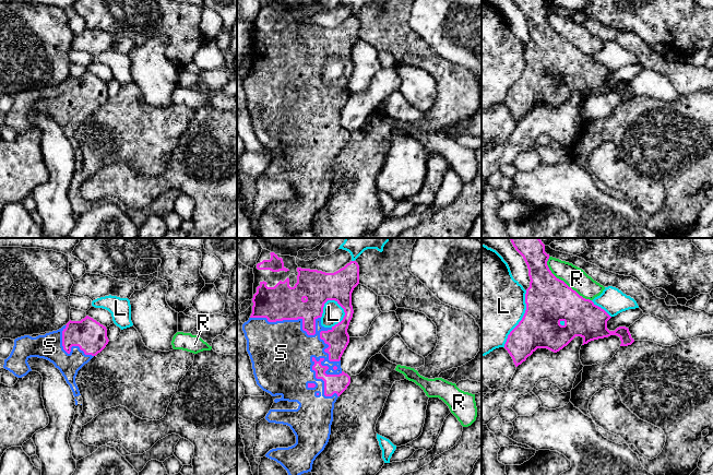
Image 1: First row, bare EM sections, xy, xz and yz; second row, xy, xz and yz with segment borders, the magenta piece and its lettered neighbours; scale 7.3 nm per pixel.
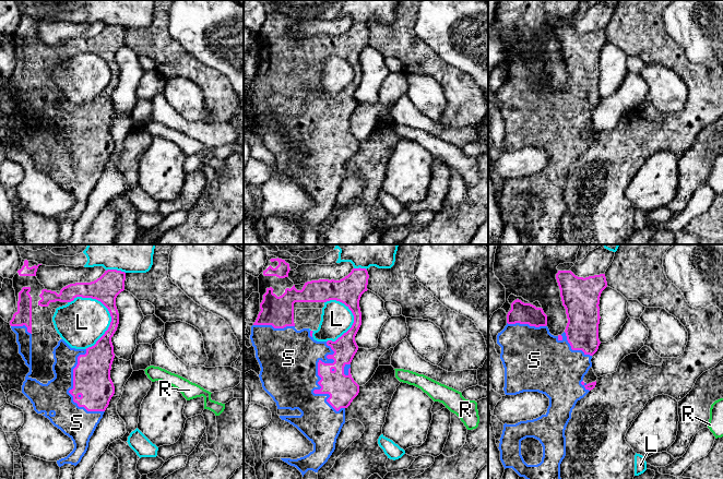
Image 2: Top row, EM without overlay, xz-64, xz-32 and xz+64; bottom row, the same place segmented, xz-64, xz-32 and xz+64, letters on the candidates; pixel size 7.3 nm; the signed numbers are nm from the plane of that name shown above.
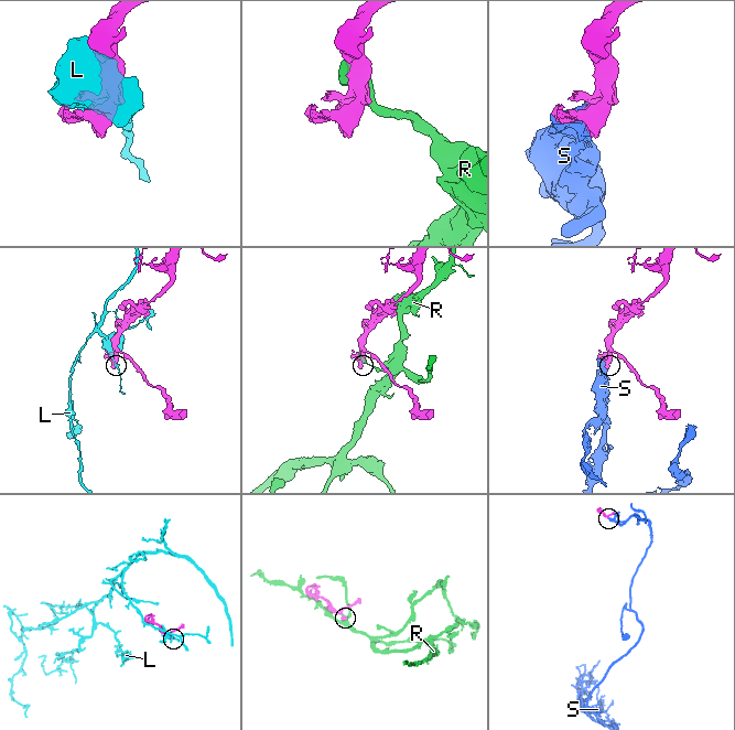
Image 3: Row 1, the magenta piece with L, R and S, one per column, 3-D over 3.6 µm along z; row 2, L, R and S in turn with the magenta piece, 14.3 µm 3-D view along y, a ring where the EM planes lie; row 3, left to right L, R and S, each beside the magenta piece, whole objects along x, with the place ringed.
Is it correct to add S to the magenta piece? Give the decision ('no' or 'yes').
yes

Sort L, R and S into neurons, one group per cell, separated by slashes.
L / R / S

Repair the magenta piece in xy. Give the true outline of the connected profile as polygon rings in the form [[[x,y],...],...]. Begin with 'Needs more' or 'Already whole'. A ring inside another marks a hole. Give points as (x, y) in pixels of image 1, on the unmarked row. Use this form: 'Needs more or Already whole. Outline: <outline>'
Needs more. Outline: [[[86,71],[81,76],[70,75],[61,84],[45,91],[15,94],[3,123],[22,133],[32,127],[27,118],[31,112],[47,115],[60,126],[75,153],[81,151],[75,139],[78,127],[108,97],[106,82]]]

